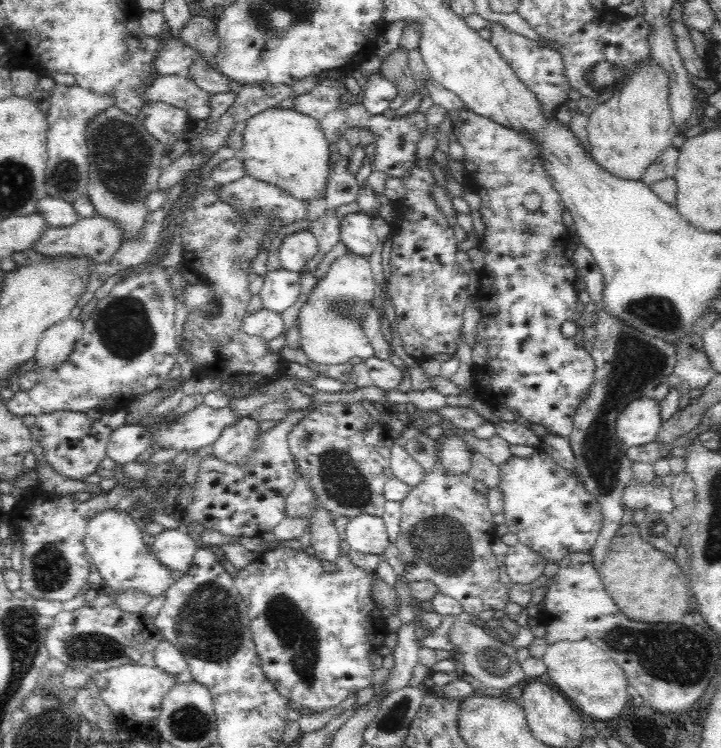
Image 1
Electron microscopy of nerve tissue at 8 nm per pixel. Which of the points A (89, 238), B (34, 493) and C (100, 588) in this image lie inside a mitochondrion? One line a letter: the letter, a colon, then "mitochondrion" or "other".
A: other
B: other
C: other

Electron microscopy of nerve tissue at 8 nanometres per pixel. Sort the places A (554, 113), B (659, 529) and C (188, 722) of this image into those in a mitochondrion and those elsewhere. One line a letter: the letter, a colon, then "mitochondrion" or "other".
A: other
B: mitochondrion
C: mitochondrion

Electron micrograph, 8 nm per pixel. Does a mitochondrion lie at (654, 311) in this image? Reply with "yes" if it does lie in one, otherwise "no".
yes

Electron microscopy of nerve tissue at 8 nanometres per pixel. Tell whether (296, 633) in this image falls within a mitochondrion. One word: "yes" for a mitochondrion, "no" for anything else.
yes

